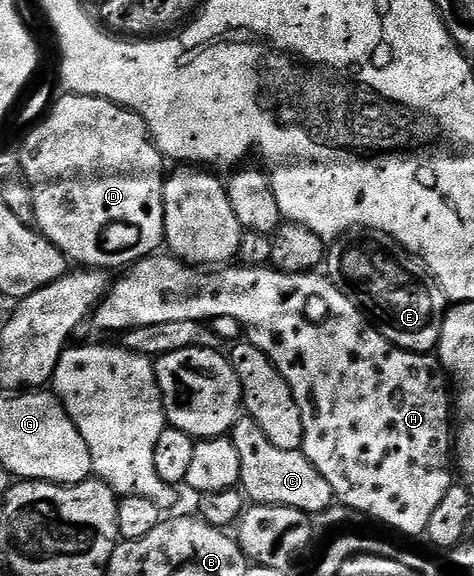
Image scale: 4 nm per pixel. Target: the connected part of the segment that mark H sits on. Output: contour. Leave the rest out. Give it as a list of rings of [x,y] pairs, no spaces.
[[[157,253],[147,255],[145,259],[139,259],[123,272],[120,280],[113,282],[96,305],[94,320],[100,331],[117,331],[123,333],[141,327],[142,325],[160,325],[162,321],[194,321],[204,323],[218,317],[234,317],[242,328],[247,342],[253,343],[282,373],[284,380],[290,385],[294,393],[294,401],[298,401],[298,409],[302,413],[302,429],[304,430],[303,452],[306,458],[330,481],[330,489],[337,500],[340,499],[352,511],[361,511],[404,535],[423,536],[428,529],[430,516],[435,507],[446,497],[448,490],[454,486],[454,403],[450,398],[450,380],[440,365],[440,360],[435,354],[422,351],[407,351],[398,345],[391,343],[377,327],[373,327],[371,321],[362,315],[360,311],[347,299],[344,294],[334,286],[332,280],[320,273],[307,271],[306,273],[286,273],[278,271],[269,265],[266,267],[245,267],[243,265],[220,265],[215,269],[205,269],[191,263],[183,263],[171,253]]]

